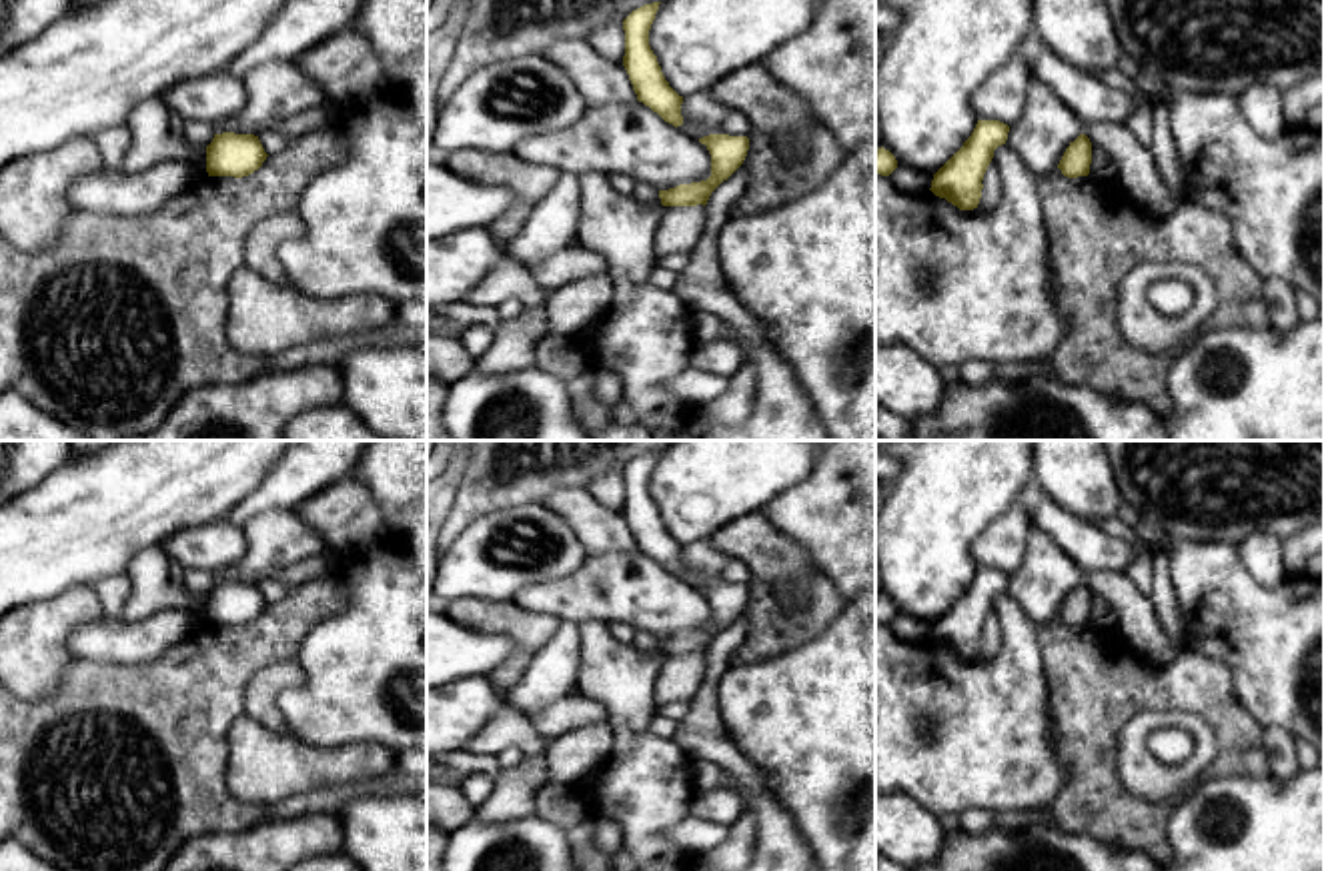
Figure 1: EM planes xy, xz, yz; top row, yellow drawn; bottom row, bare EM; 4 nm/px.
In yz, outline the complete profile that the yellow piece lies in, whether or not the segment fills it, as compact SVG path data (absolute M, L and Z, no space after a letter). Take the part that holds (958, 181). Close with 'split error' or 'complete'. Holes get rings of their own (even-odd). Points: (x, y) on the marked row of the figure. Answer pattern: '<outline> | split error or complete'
M977 120L963 146L933 174L929 190L959 210L977 208L983 174L1008 132L1010 126L1000 120Z | complete

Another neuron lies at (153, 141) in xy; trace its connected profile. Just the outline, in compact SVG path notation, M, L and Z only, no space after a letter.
M160 96L136 104L126 124L130 146L118 166L120 172L142 172L162 162L182 162L196 178L206 178L206 150L192 148L182 134L172 130L170 110Z

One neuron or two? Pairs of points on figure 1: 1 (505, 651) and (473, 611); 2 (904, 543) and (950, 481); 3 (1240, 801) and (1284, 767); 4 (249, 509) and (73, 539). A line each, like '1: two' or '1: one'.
1: two
2: one
3: two
4: two

